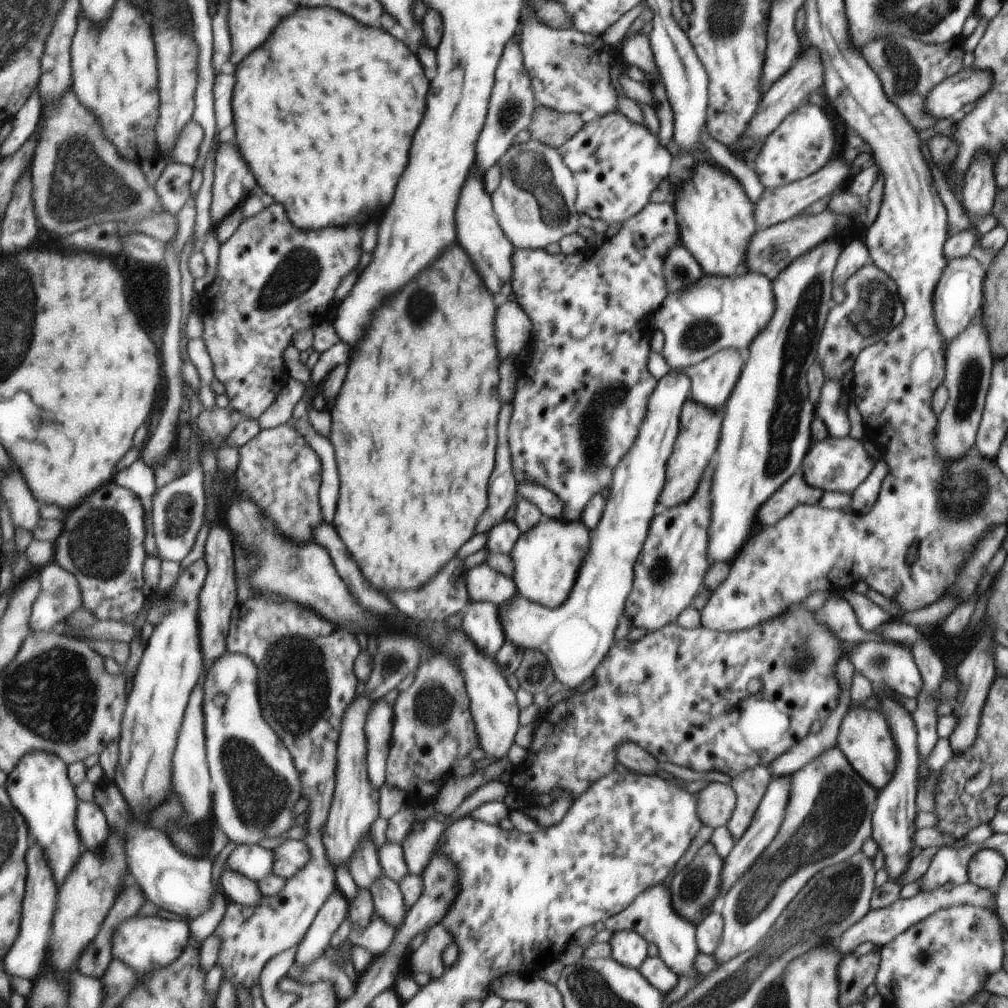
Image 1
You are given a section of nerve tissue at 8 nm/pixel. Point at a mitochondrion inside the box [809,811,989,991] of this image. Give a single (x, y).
(922, 957)

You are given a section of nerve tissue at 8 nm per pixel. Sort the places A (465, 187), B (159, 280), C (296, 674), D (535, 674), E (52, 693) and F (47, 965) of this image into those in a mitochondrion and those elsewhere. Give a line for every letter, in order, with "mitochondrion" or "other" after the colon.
A: other
B: mitochondrion
C: mitochondrion
D: mitochondrion
E: mitochondrion
F: other

